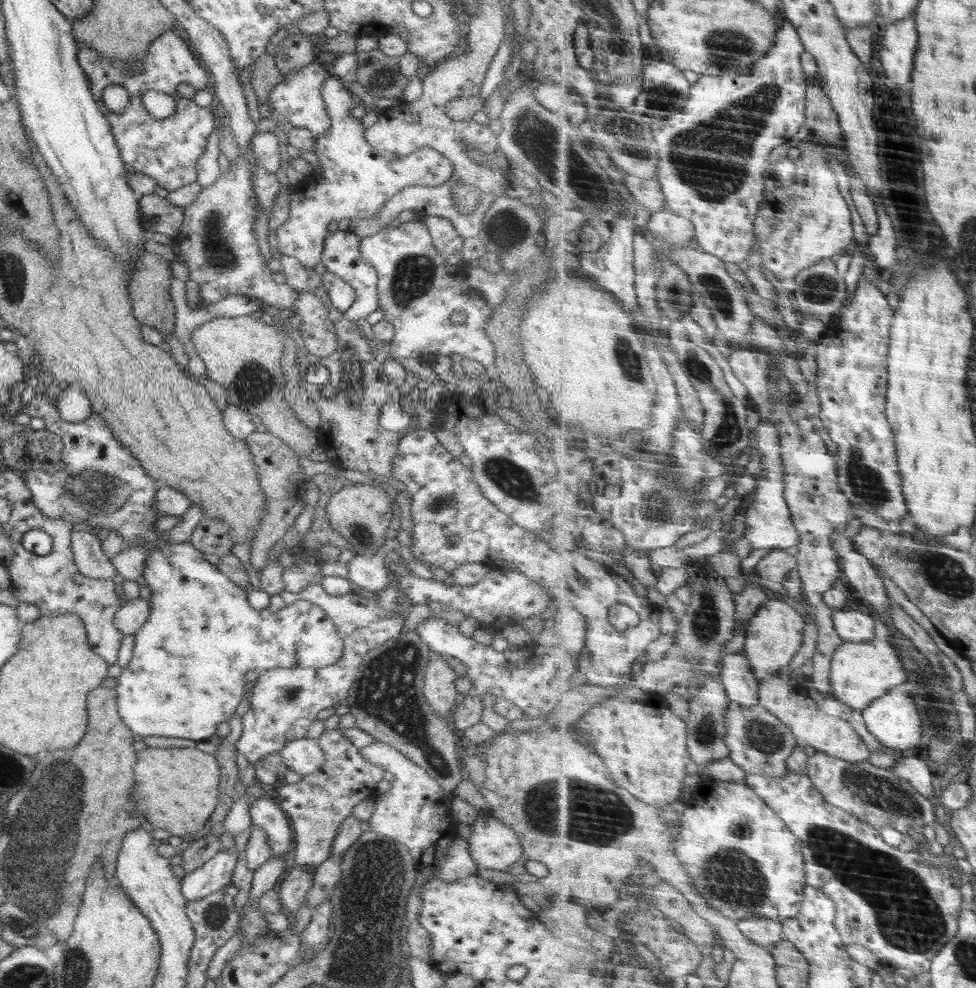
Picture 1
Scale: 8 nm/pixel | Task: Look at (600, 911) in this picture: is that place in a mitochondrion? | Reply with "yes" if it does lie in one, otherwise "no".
no

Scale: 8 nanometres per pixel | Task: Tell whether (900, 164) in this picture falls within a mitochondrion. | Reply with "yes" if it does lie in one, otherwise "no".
yes

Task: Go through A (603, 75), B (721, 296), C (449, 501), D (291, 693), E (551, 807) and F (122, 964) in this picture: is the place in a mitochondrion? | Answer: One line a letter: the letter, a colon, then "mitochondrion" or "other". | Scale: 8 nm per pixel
A: other
B: mitochondrion
C: mitochondrion
D: mitochondrion
E: mitochondrion
F: other

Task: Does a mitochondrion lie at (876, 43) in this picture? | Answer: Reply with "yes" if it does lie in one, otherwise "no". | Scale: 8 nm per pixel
no

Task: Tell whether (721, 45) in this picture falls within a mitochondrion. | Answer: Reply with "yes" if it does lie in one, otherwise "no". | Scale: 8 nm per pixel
yes

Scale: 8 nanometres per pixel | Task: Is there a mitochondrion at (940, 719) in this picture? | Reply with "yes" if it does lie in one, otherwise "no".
yes

